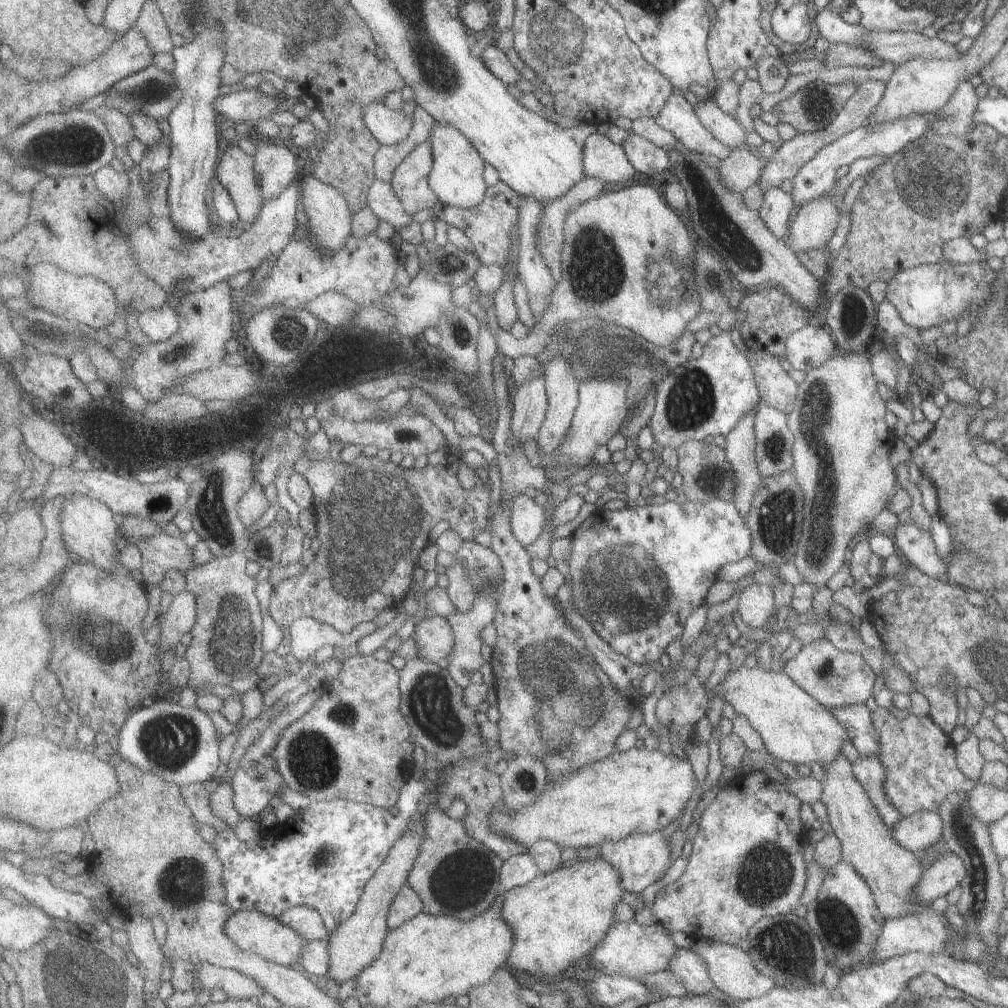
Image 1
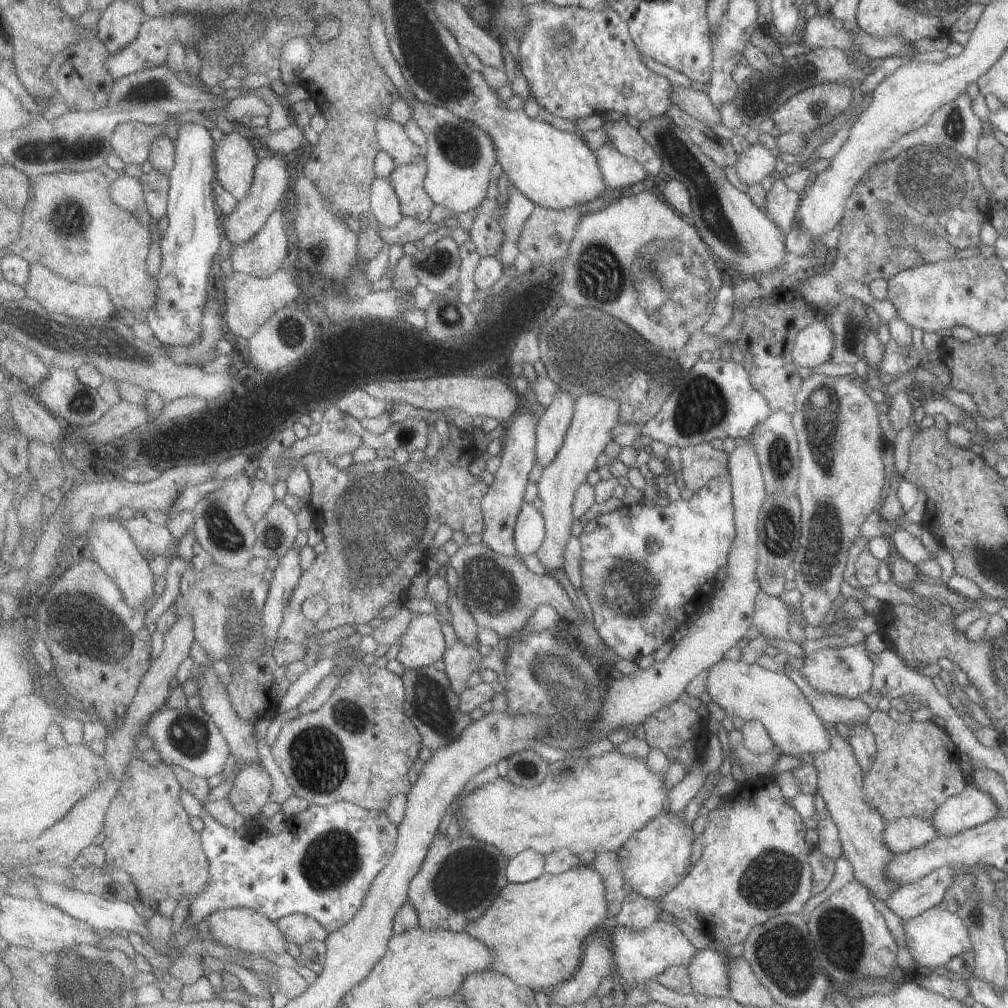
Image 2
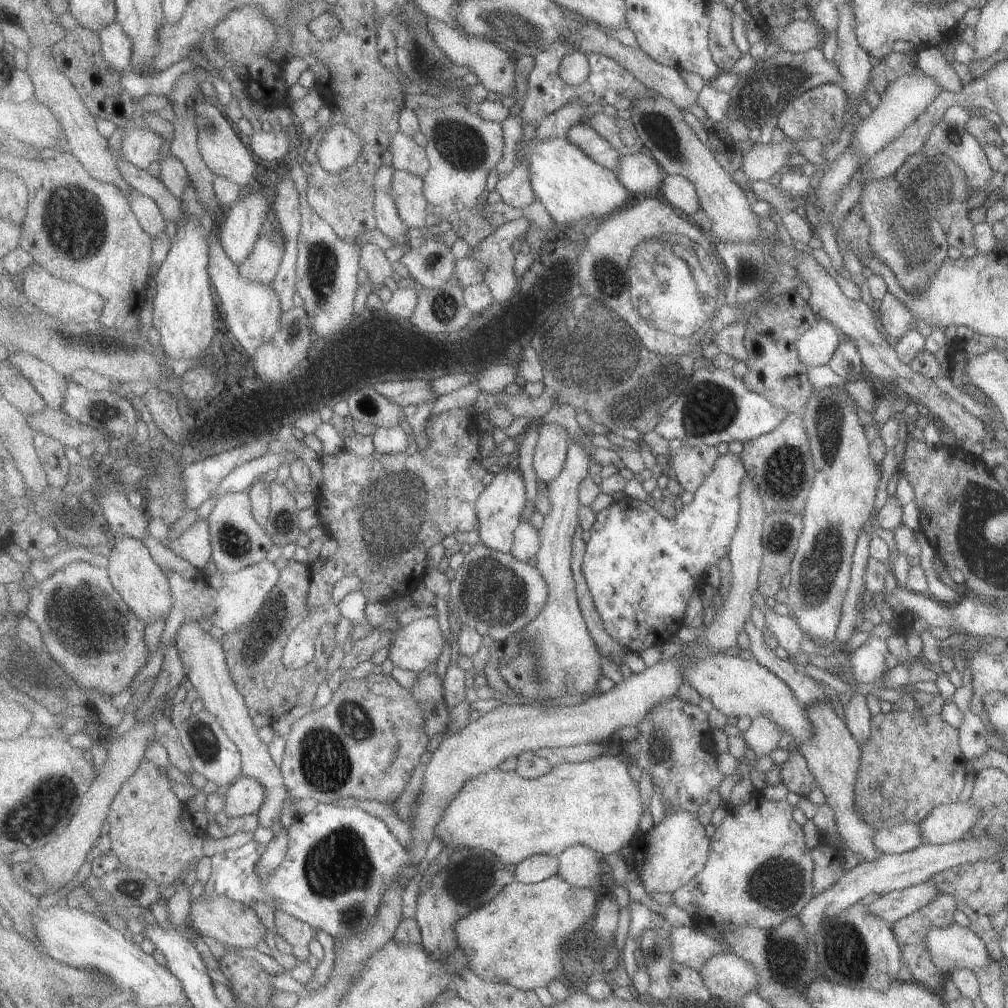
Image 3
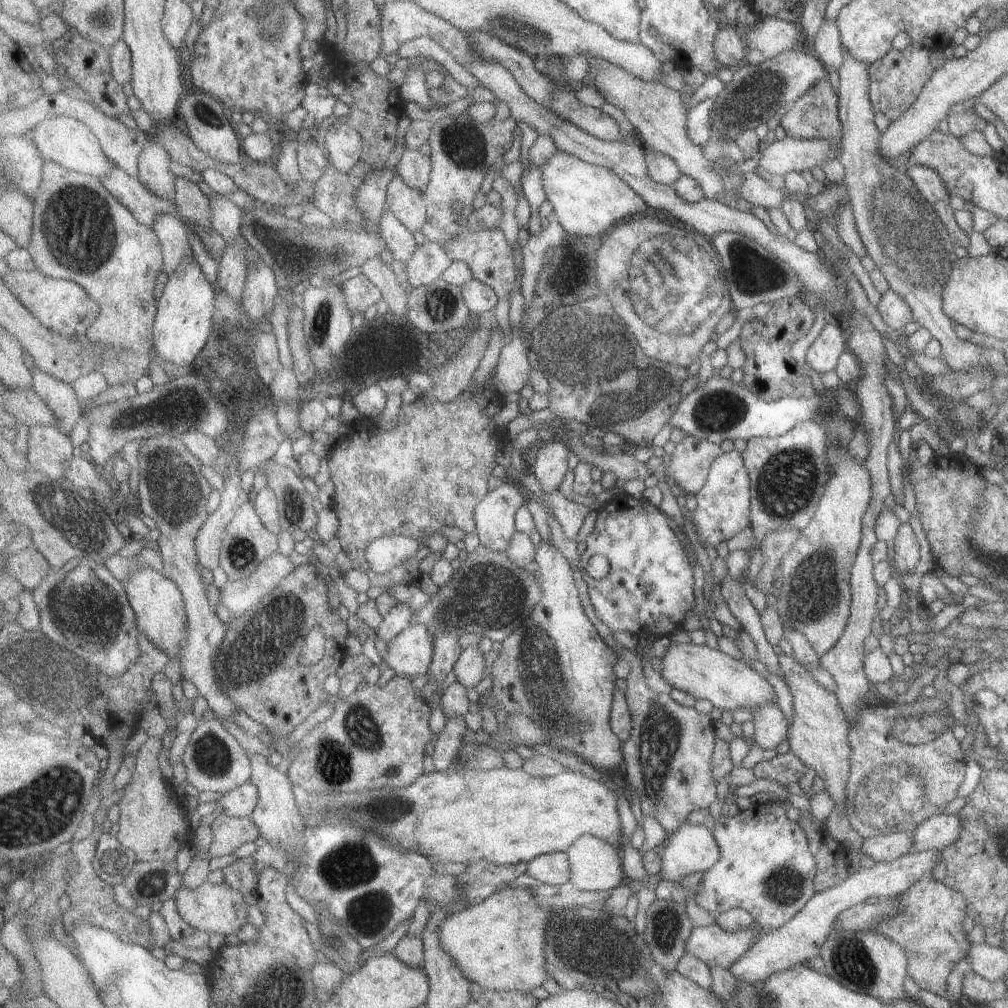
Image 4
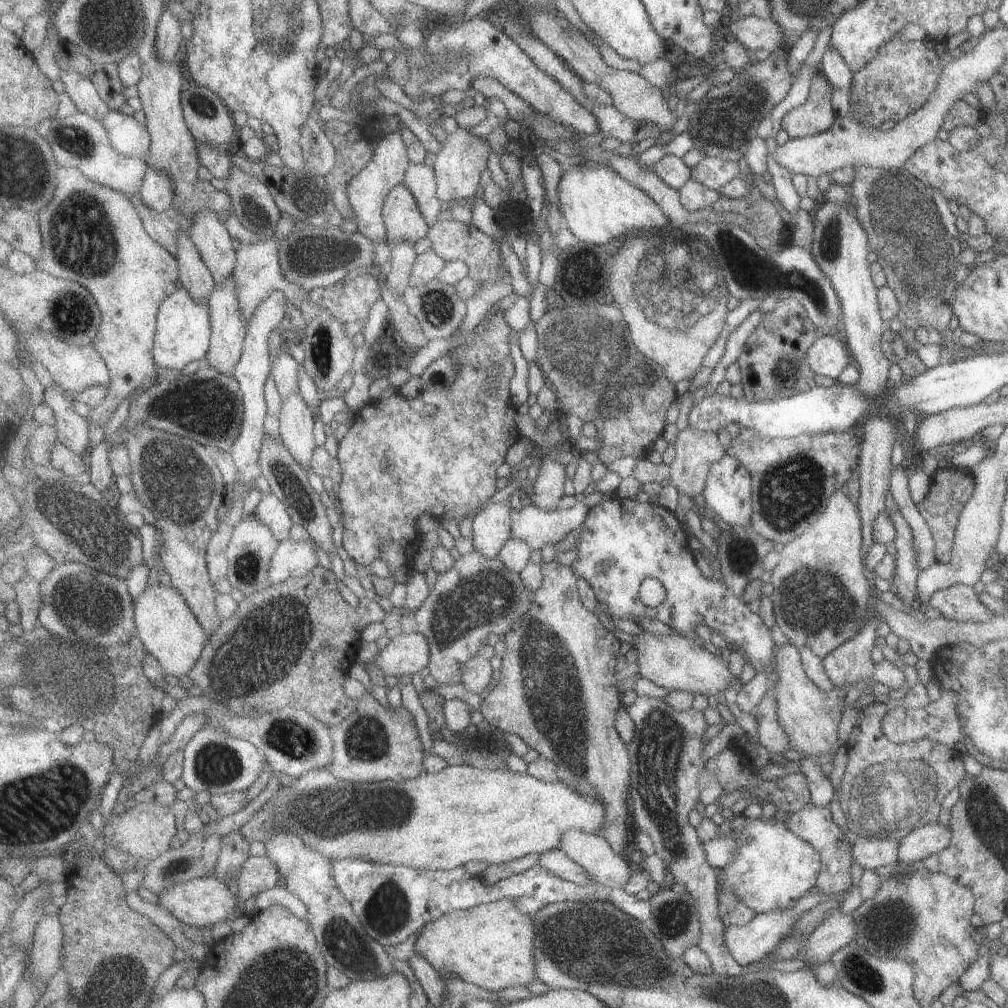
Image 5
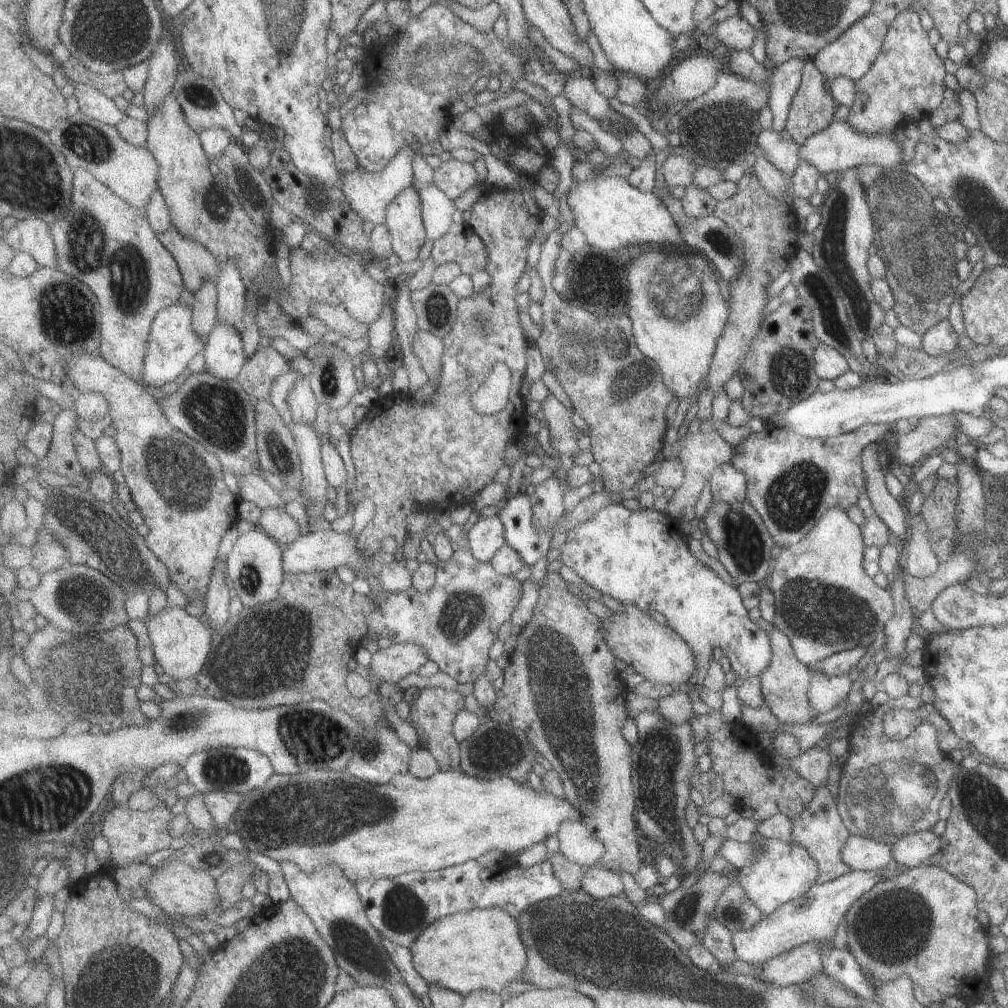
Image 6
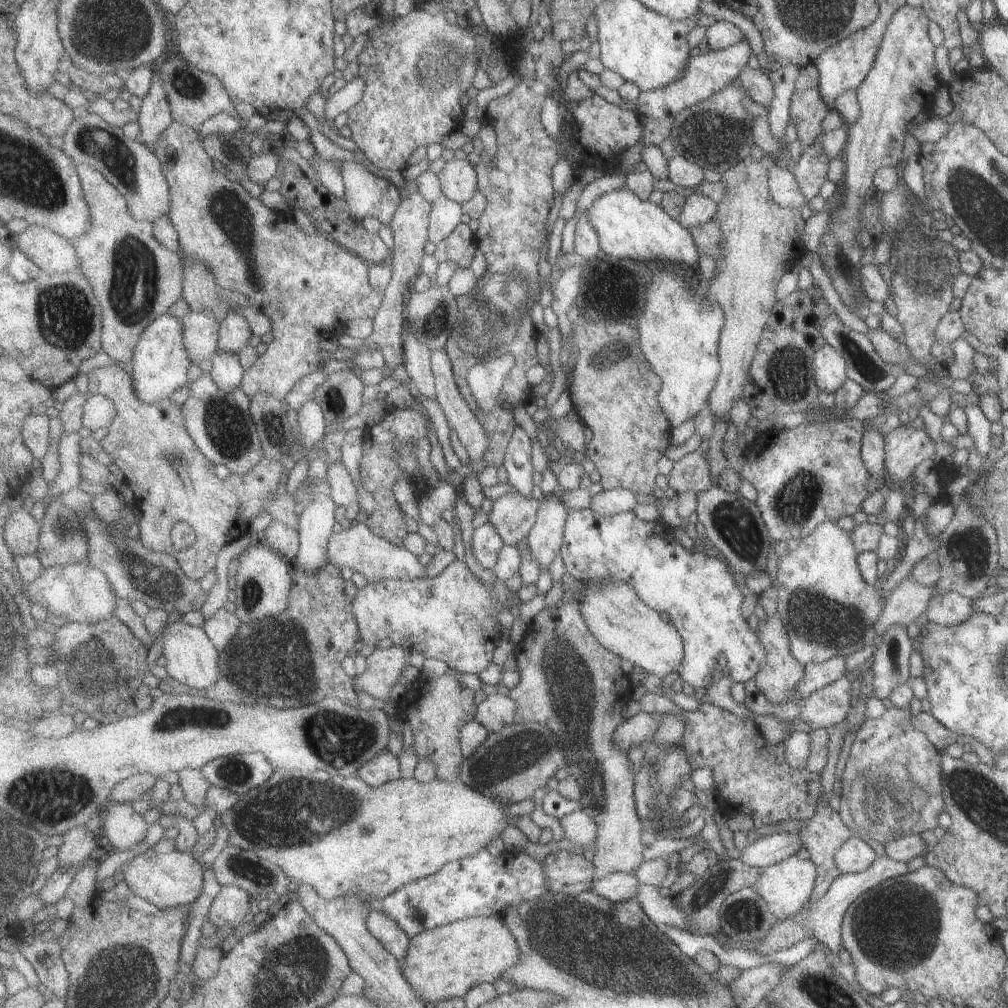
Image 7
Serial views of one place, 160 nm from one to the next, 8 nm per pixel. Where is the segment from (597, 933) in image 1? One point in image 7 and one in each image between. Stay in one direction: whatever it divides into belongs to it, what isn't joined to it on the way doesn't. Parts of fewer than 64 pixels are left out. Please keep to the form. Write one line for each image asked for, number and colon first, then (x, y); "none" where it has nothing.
2: (538, 931)
3: (519, 938)
4: (500, 943)
5: (491, 945)
6: (479, 949)
7: (446, 962)

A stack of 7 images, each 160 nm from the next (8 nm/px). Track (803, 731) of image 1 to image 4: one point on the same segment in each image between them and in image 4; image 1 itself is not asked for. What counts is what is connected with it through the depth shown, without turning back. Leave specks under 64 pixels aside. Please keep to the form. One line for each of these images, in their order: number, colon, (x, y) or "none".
2: (747, 690)
3: (737, 687)
4: (729, 684)

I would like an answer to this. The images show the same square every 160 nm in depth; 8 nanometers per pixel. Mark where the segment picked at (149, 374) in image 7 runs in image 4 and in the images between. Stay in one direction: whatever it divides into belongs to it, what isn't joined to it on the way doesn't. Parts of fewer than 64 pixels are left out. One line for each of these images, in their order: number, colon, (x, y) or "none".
4: (185, 322)
5: (184, 331)
6: (173, 342)

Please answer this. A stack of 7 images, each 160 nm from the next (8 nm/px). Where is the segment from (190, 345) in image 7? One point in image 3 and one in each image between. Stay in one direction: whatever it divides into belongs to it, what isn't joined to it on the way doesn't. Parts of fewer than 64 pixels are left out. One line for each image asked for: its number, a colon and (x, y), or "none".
3: (148, 212)
4: (173, 233)
5: (196, 277)
6: (205, 308)

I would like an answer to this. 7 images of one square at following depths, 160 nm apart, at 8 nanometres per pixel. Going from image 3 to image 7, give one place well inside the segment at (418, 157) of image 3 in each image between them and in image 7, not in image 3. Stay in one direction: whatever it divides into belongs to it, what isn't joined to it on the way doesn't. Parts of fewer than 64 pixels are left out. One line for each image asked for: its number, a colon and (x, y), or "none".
4: (415, 168)
5: (421, 179)
6: (437, 208)
7: (446, 214)

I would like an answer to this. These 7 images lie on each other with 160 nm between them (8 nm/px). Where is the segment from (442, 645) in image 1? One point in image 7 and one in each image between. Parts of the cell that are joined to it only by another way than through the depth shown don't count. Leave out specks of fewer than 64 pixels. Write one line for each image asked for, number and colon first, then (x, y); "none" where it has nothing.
2: (423, 644)
3: (417, 645)
4: (411, 652)
5: (406, 655)
6: (390, 664)
7: (384, 667)

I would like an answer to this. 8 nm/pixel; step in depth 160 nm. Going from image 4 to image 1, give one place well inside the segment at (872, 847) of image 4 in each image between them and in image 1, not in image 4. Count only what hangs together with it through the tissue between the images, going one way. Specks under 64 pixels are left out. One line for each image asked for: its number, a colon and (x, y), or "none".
1: (915, 832)
2: (904, 833)
3: (899, 838)

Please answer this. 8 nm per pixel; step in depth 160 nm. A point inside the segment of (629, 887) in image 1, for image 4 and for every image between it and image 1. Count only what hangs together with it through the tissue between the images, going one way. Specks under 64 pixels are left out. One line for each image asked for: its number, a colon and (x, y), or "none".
2: (657, 858)
3: (674, 852)
4: (692, 848)

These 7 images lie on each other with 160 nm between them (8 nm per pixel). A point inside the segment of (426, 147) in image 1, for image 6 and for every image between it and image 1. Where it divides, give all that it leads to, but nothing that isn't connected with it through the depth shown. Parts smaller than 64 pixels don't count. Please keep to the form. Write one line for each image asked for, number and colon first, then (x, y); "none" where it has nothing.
2: (408, 179)
3: (407, 190)
4: (408, 204)
5: (404, 221)
6: (404, 220)

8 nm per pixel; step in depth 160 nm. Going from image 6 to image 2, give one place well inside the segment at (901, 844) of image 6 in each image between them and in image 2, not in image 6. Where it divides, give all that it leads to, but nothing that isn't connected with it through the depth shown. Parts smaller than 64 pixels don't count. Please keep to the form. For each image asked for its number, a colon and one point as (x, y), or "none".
2: (970, 807)
3: (948, 822)
4: (938, 831)
5: (922, 841)

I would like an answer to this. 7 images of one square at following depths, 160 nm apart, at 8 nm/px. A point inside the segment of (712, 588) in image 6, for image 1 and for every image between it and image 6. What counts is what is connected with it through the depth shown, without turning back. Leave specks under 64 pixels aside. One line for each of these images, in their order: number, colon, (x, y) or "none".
1: (638, 573)
2: (646, 569)
3: (642, 568)
4: (648, 592)
5: (632, 540)

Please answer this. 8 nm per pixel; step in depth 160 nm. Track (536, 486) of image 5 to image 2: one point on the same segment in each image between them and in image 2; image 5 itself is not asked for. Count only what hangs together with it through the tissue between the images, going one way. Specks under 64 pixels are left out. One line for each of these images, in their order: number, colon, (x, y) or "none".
2: (553, 424)
3: (553, 446)
4: (553, 461)

